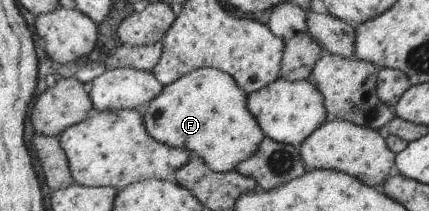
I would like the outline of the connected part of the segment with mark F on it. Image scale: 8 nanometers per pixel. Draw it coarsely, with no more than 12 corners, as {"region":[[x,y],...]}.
{"region":[[215,68],[162,85],[144,131],[234,170],[265,137]]}

